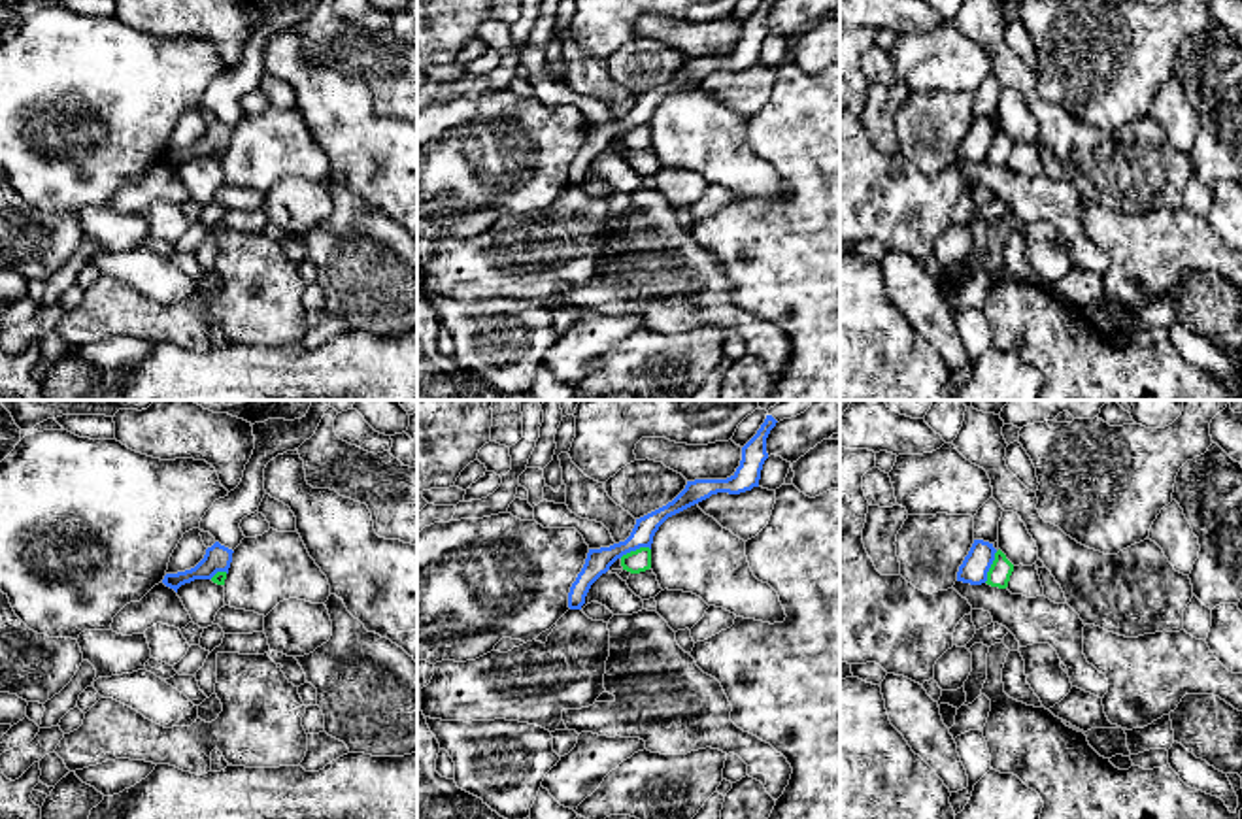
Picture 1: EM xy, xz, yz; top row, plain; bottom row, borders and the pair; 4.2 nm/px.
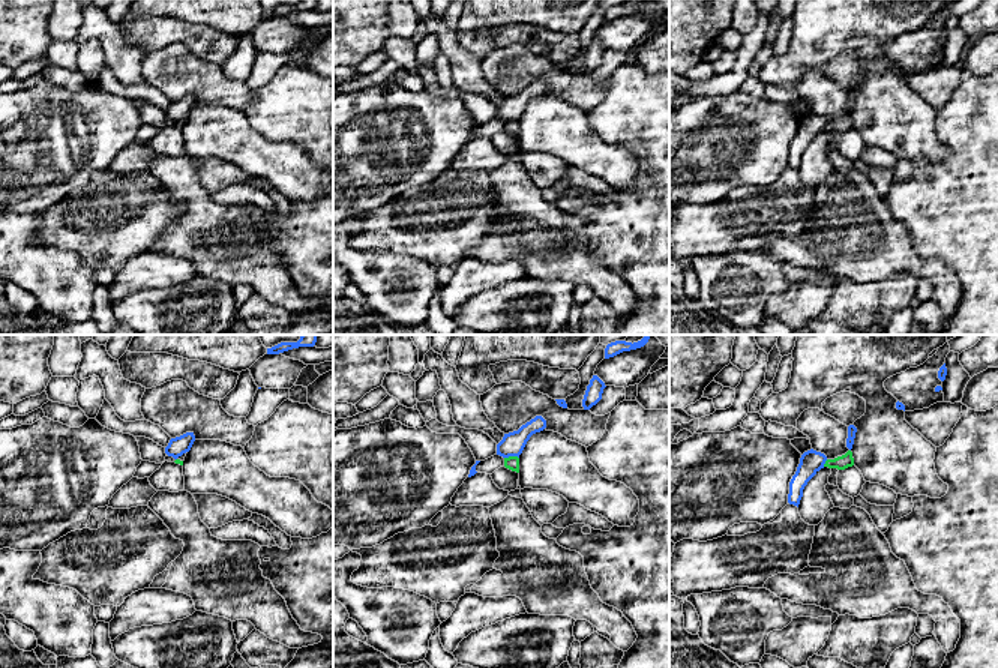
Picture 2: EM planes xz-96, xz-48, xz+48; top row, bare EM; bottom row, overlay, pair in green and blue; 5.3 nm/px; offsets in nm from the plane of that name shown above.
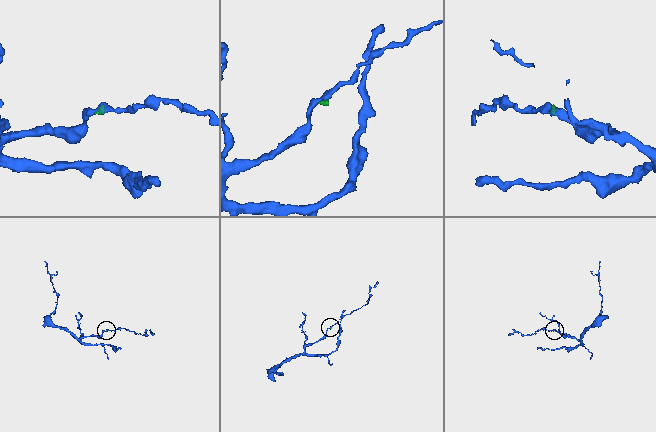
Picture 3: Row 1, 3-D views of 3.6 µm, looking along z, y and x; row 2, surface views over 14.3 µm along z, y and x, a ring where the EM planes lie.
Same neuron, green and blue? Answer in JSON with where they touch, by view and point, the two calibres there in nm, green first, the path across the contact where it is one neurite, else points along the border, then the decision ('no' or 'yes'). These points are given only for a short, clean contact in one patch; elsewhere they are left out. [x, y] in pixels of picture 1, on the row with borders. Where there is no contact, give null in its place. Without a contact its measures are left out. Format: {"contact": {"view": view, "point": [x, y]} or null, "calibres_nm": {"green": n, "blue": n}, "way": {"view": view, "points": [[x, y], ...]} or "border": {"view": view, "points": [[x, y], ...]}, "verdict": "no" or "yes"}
{"contact": {"view": "yz", "point": [991, 567]}, "calibres_nm": {"green": 100, "blue": 120}, "border": {"view": "yz", "points": [[997, 551], [984, 582]]}, "verdict": "no"}

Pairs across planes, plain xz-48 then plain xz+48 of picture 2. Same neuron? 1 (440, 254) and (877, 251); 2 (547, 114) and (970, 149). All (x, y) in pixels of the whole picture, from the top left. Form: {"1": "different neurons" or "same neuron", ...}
{"1": "different neurons", "2": "different neurons"}

